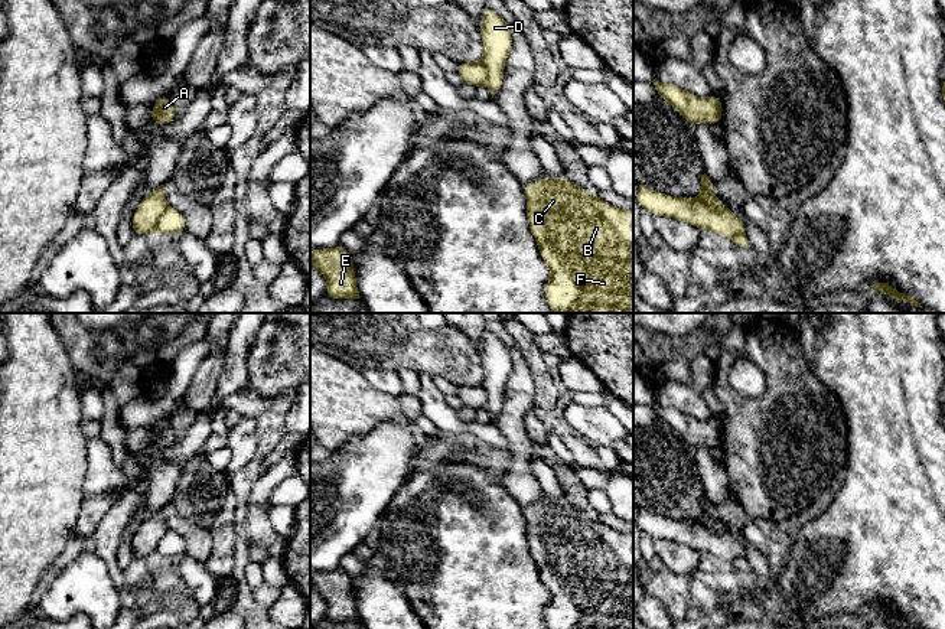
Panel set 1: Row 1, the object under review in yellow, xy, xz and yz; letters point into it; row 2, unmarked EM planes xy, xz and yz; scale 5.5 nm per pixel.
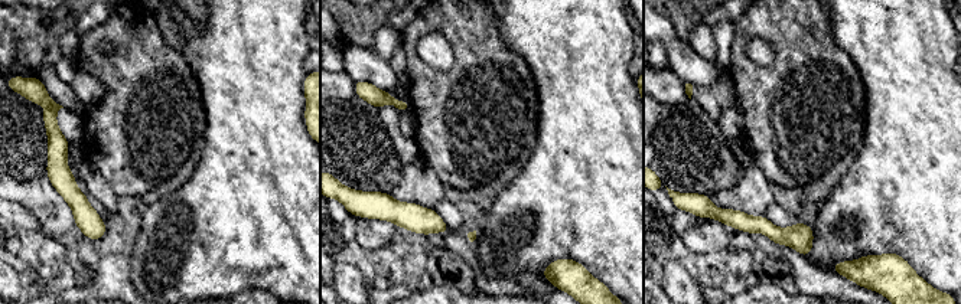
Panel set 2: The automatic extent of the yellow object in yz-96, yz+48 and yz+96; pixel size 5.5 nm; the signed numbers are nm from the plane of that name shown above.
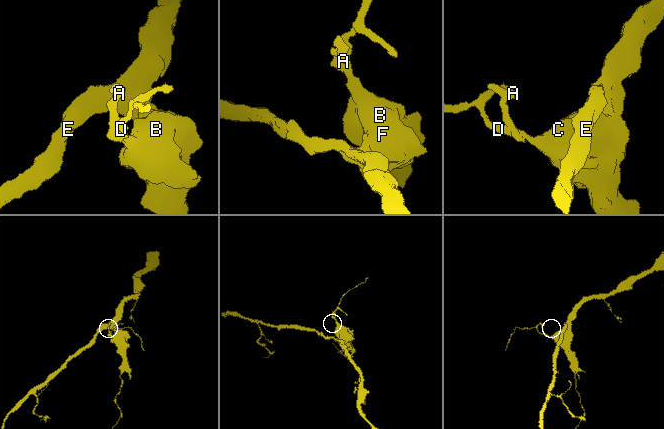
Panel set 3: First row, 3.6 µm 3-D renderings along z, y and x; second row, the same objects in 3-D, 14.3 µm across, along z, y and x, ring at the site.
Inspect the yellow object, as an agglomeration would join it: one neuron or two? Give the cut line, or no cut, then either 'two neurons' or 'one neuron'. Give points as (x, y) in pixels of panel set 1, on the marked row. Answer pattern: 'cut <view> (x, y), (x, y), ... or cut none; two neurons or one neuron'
cut yz (697, 198), (714, 209), (726, 207); two neurons

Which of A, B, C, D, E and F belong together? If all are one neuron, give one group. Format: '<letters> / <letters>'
A / B C D E F

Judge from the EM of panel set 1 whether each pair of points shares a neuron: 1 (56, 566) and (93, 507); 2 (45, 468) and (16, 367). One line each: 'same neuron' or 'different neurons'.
1: same neuron
2: same neuron

